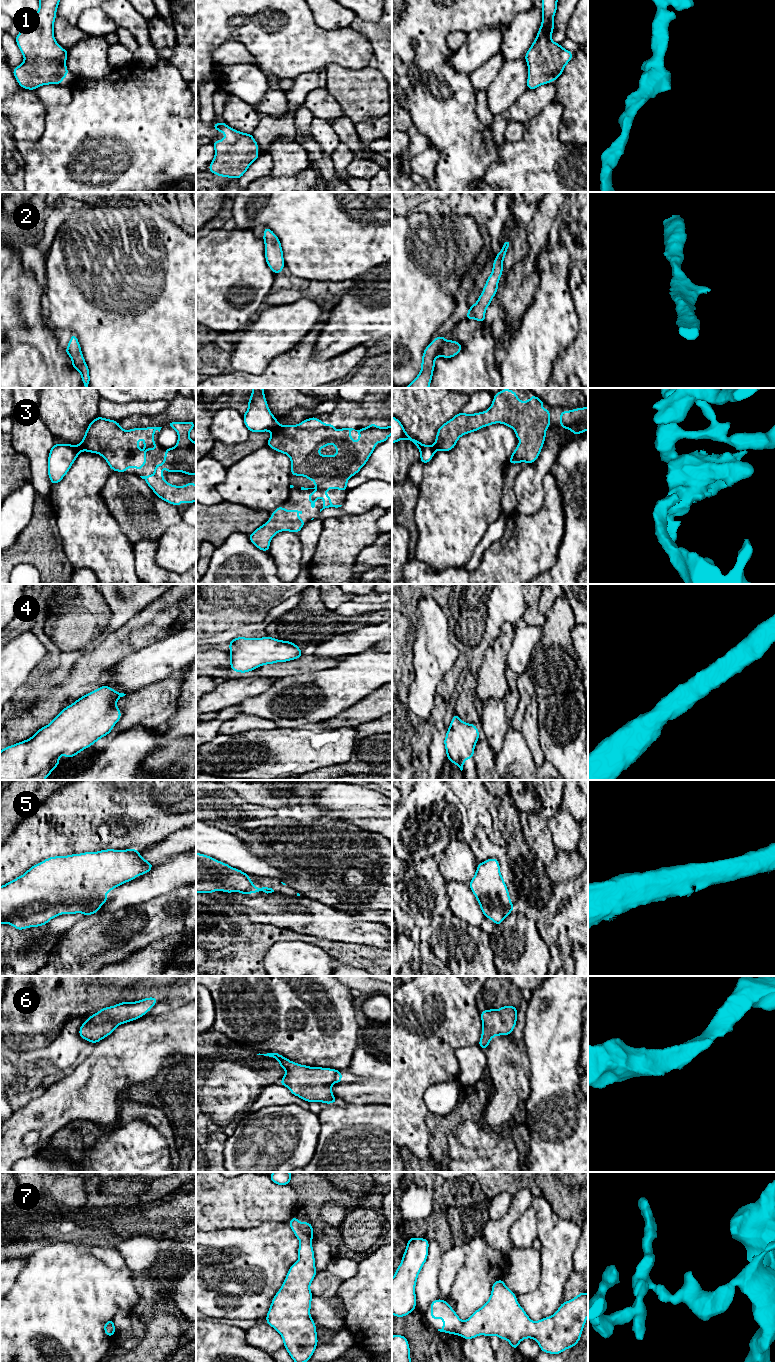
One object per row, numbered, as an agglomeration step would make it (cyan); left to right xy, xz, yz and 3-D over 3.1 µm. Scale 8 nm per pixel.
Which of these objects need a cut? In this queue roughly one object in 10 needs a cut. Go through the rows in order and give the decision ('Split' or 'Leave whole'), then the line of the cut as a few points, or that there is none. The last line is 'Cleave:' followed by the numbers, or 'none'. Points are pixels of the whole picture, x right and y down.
1: Leave whole. No split
2: Leave whole. No split
3: Split. Split along xz (279, 425), (270, 430)
4: Leave whole. No split
5: Leave whole. No split
6: Leave whole. No split
7: Leave whole. No split
Cleave: 3

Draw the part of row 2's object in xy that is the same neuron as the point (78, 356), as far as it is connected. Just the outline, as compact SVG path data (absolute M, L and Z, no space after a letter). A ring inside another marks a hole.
M75 334L71 335L68 347L65 353L72 359L72 366L80 372L84 388L88 388L90 382L89 368L84 360L84 356L81 352L81 347Z

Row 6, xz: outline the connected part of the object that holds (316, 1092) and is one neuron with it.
M278 1053L257 1054L279 1061L286 1073L279 1084L289 1088L291 1094L307 1102L337 1103L332 1094L332 1084L342 1082L340 1070L309 1067L290 1061Z

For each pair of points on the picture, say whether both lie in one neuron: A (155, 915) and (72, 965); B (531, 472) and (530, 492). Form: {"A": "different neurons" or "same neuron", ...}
{"A": "same neuron", "B": "same neuron"}

